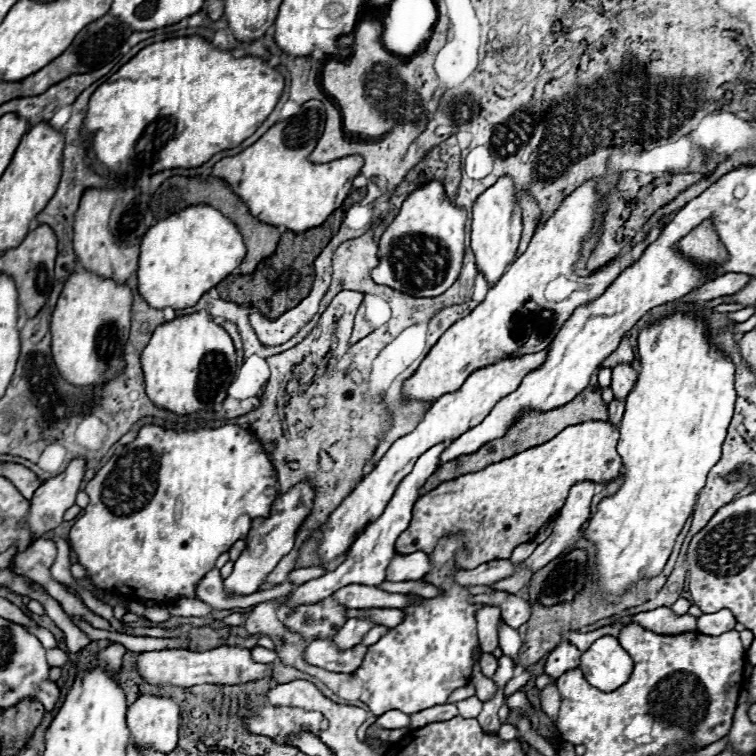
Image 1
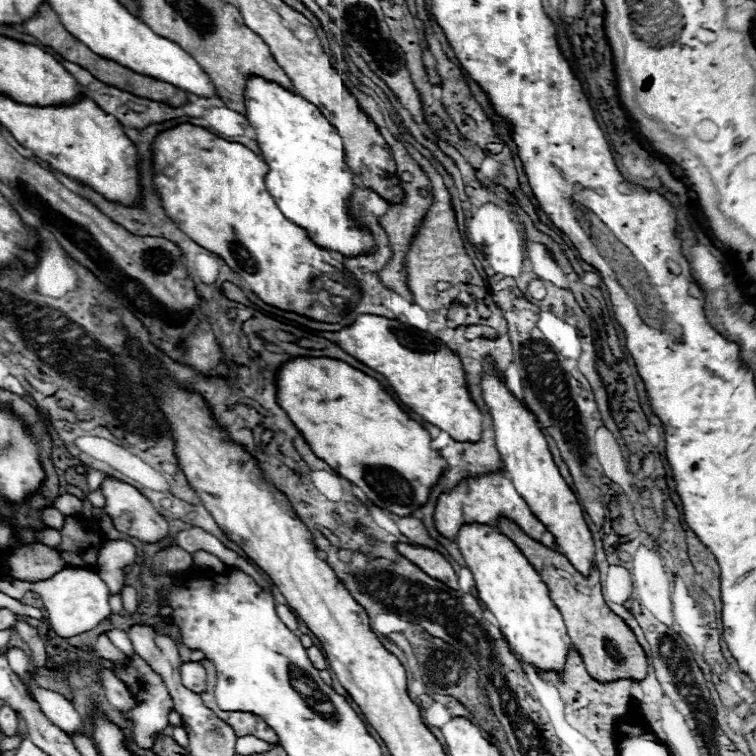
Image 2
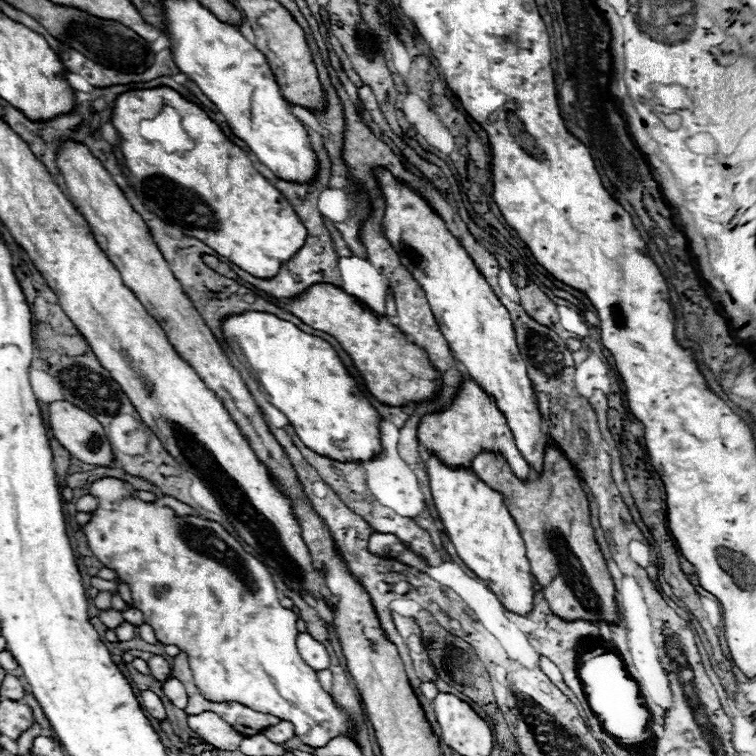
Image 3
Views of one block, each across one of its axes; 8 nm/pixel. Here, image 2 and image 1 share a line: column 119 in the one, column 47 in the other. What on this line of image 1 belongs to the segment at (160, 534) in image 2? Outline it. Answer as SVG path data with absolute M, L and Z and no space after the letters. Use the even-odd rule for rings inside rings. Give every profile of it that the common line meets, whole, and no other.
M74 458L62 474L48 478L34 492L34 498L30 500L30 514L24 522L34 538L40 538L44 532L54 530L62 522L64 512L74 506L74 498L80 492L84 472L86 460Z

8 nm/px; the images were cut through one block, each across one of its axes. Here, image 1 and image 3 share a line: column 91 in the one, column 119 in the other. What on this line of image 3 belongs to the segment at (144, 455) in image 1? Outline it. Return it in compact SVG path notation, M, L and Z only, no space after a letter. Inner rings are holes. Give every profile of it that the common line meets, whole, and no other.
M102 478L98 482L92 484L92 492L94 496L98 496L100 500L100 506L98 510L94 510L92 514L92 520L88 524L82 526L82 532L86 534L88 538L88 546L90 550L94 552L94 556L108 568L116 570L118 574L118 580L122 582L128 582L130 590L132 590L132 596L134 596L134 608L138 608L142 614L144 614L144 622L150 624L156 632L156 638L162 642L162 644L174 644L178 646L180 650L184 650L188 656L190 656L190 670L192 670L192 676L194 676L194 682L200 690L200 694L212 702L240 702L256 712L264 712L264 714L272 714L272 716L278 716L280 720L286 720L286 722L292 722L294 724L294 734L302 740L302 744L306 746L312 746L312 748L322 748L326 746L332 738L336 736L350 736L352 740L356 738L356 732L354 732L354 724L348 716L348 712L344 708L340 708L332 696L328 692L324 692L324 688L320 686L318 678L316 678L316 670L312 670L298 654L296 650L296 638L298 638L298 630L296 630L296 614L292 610L286 610L280 606L280 600L278 600L278 594L276 594L276 586L272 582L272 576L270 572L266 570L266 566L256 560L252 554L248 554L240 542L230 536L218 522L214 520L204 520L200 516L184 516L184 518L176 518L174 516L174 510L166 508L166 506L158 506L154 502L142 502L142 500L132 500L128 498L132 490L128 490L128 484L126 482L120 482L116 478Z

